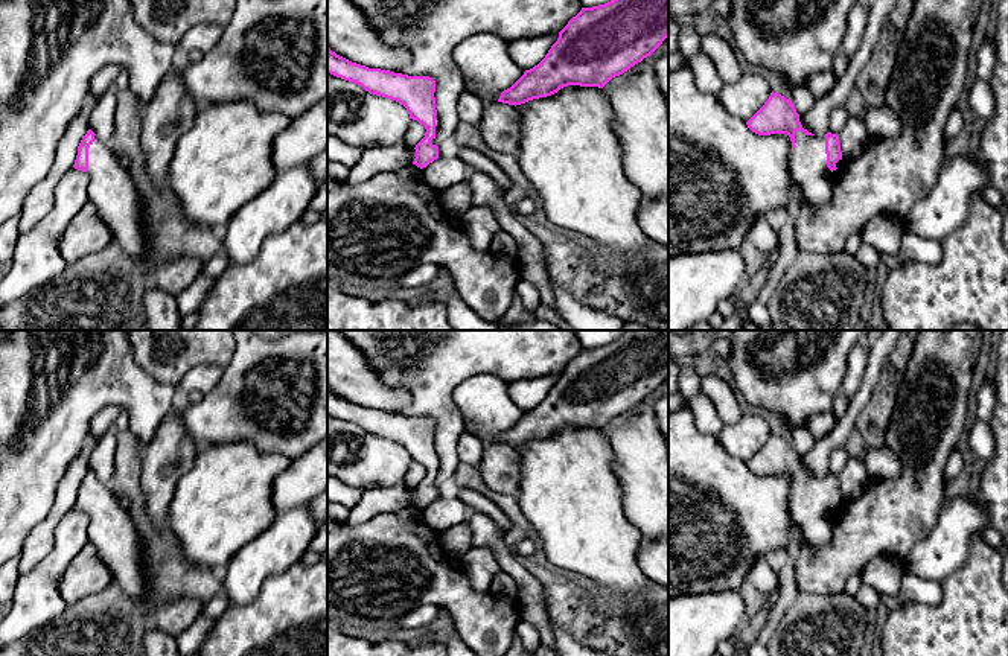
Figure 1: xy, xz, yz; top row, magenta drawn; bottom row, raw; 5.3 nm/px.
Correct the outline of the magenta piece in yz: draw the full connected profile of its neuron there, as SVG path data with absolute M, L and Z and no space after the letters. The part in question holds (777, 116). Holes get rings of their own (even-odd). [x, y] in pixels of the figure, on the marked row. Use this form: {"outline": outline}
{"outline": "M774 91L746 125L758 135L790 137L789 169L801 189L804 204L824 205L831 199L833 183L827 175L844 164L837 134L809 132L802 128L792 100Z"}

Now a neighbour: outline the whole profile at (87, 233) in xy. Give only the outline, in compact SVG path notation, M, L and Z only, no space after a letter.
M87 202L64 230L58 248L61 257L72 263L104 250L111 242L110 227L100 219L96 205Z

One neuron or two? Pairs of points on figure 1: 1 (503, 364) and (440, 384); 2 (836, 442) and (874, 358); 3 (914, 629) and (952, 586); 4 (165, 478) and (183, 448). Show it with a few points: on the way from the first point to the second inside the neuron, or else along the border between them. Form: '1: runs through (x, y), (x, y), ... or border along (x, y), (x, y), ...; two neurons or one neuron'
1: runs through (488, 364), (460, 364), (456, 369); one neuron
2: runs through (848, 420), (870, 379); one neuron
3: runs through (926, 624), (952, 598); one neuron
4: runs through (165, 471), (165, 466), (175, 455); one neuron

